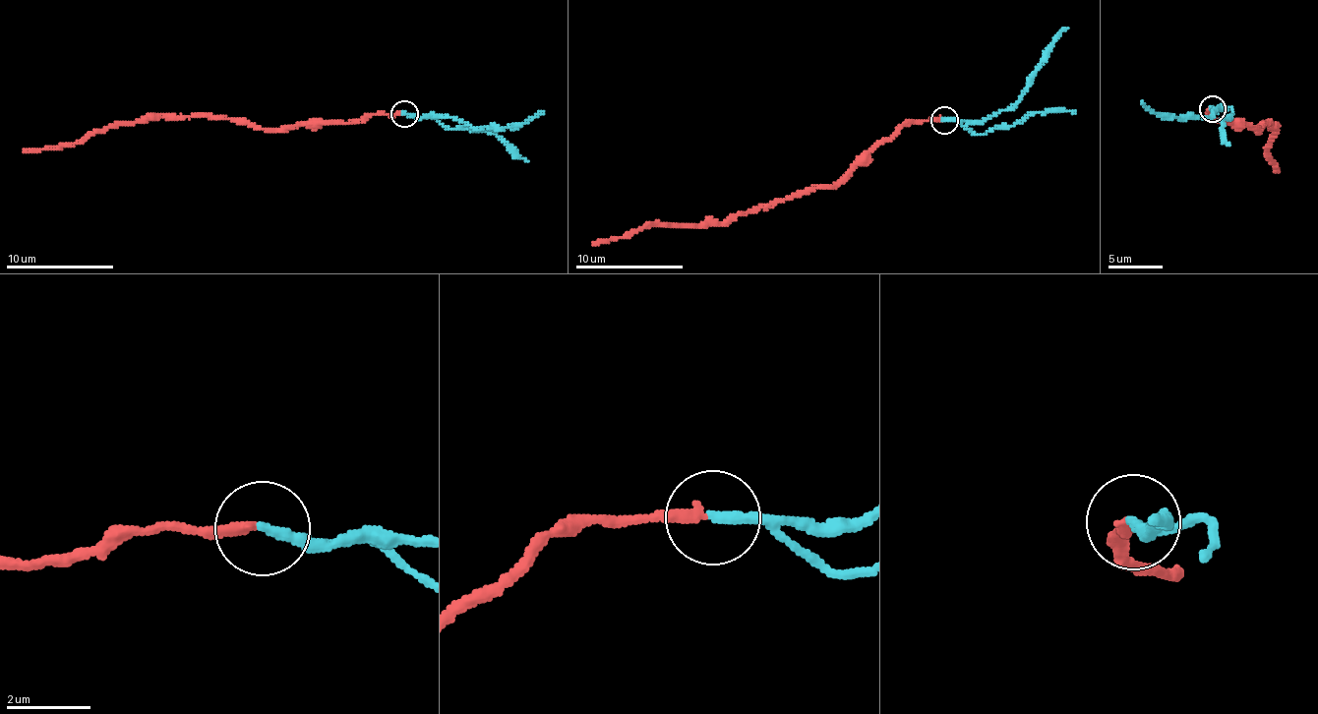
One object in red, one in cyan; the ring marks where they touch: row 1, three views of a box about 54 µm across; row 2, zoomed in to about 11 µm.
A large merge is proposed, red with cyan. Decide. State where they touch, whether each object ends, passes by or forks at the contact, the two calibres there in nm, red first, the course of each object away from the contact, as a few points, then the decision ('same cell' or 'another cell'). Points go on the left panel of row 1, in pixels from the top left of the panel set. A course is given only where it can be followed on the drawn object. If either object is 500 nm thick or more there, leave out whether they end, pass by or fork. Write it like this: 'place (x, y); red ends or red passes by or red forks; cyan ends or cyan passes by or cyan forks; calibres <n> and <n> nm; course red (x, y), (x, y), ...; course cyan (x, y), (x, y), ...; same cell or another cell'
place (404, 113); red ends; cyan ends; calibres 240 and 240 nm; course red (402, 114), (365, 114), (346, 123), (278, 129), (204, 116), (115, 121), (53, 148), (23, 151); course cyan (404, 114), (442, 115), (474, 127), (519, 126), (544, 111); another cell

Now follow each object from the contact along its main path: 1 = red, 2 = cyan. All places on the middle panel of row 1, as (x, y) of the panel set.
1: (942, 121), (905, 120), (833, 185), (811, 185), (722, 222), (648, 222), (593, 245)
2: (945, 121), (983, 121), (1014, 104), (1048, 45), (1067, 29)

